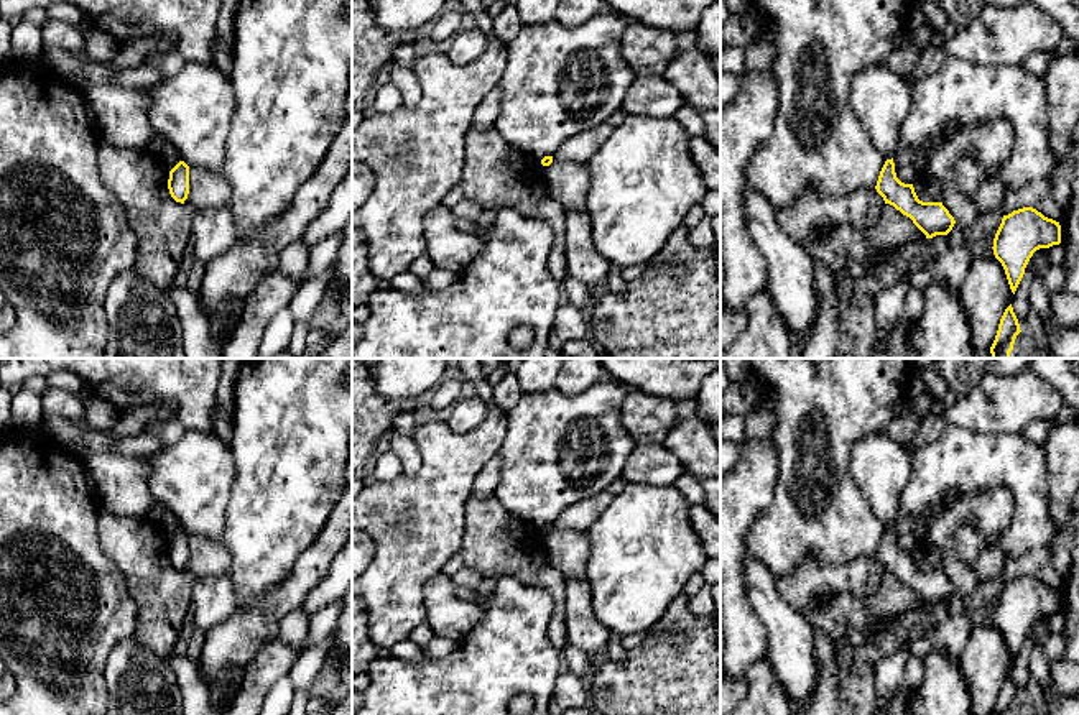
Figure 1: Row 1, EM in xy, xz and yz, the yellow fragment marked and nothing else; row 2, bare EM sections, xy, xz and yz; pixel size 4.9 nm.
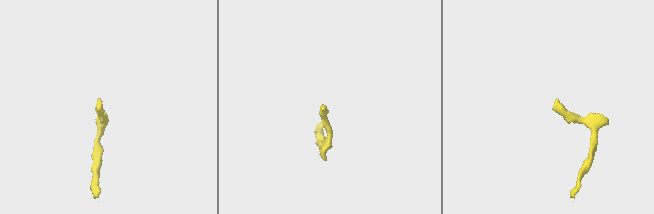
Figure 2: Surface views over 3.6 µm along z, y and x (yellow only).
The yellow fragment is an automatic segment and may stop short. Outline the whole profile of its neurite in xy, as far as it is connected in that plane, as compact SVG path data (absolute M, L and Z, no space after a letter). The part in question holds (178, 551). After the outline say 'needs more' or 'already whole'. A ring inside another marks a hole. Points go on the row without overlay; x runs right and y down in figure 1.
M184 529L169 539L168 557L176 570L184 572L189 562L189 534Z; already whole

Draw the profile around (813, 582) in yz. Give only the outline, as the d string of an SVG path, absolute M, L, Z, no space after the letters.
M814 556L803 560L793 572L776 577L780 595L801 615L814 608L817 603L827 600L834 593L850 593L864 598L877 592L880 580L885 574L883 565L872 557L860 557L844 565L832 565L817 560Z

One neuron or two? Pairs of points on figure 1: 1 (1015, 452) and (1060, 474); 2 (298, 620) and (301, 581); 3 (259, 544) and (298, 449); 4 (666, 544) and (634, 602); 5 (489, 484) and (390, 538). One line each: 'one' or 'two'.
1: two
2: two
3: one
4: one
5: two

